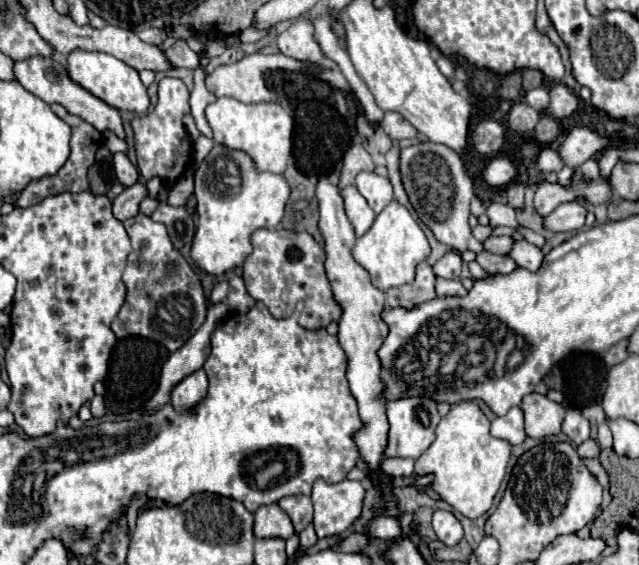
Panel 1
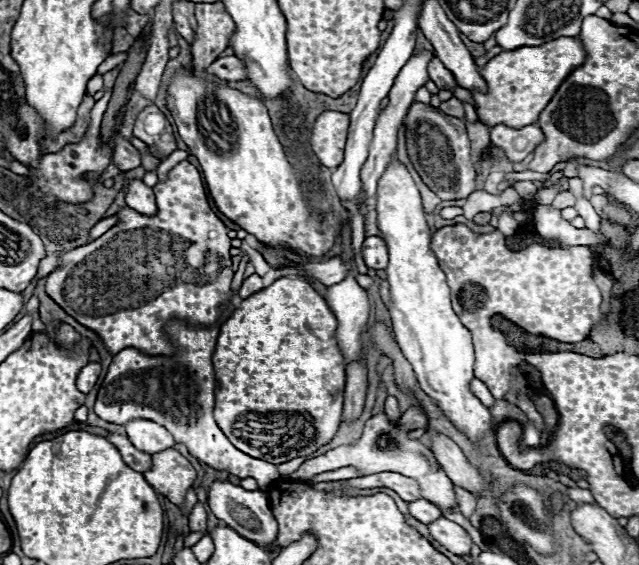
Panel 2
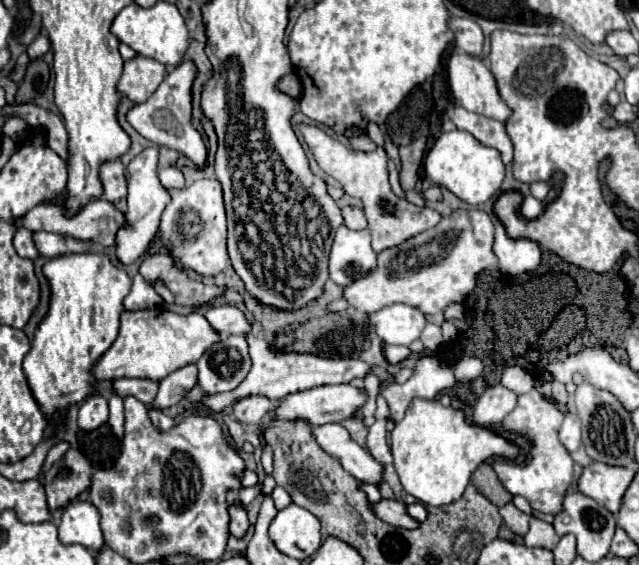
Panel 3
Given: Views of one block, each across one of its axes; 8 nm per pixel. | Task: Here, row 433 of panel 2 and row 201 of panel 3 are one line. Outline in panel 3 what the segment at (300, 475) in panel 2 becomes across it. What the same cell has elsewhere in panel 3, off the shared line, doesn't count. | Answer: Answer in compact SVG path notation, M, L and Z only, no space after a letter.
M300 126L300 132L304 134L306 144L310 146L316 162L320 164L320 168L334 176L342 186L344 192L360 198L364 202L364 212L368 218L368 228L372 232L372 248L374 252L382 252L386 248L394 248L402 242L406 242L408 238L434 228L440 222L440 214L430 210L430 208L418 208L414 204L410 204L408 200L400 200L390 184L388 184L388 168L386 168L386 152L384 148L376 148L374 152L356 152L346 148L342 142L330 138L322 128L318 126Z

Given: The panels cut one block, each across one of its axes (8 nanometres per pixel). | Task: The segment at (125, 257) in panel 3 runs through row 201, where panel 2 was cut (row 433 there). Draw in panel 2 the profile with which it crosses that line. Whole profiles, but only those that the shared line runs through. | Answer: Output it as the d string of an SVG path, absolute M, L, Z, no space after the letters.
M132 420L126 424L126 432L134 448L146 452L146 454L158 454L168 448L172 448L176 442L168 430L164 430L160 424L150 420Z

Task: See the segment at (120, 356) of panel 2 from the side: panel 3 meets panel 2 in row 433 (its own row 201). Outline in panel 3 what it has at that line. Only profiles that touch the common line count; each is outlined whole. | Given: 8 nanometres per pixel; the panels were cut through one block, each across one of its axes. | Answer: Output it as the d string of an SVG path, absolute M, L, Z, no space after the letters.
M196 180L184 190L168 190L170 204L164 208L158 232L146 250L146 256L170 252L178 270L194 270L208 278L220 274L230 260L226 256L226 214L222 202L220 182Z

